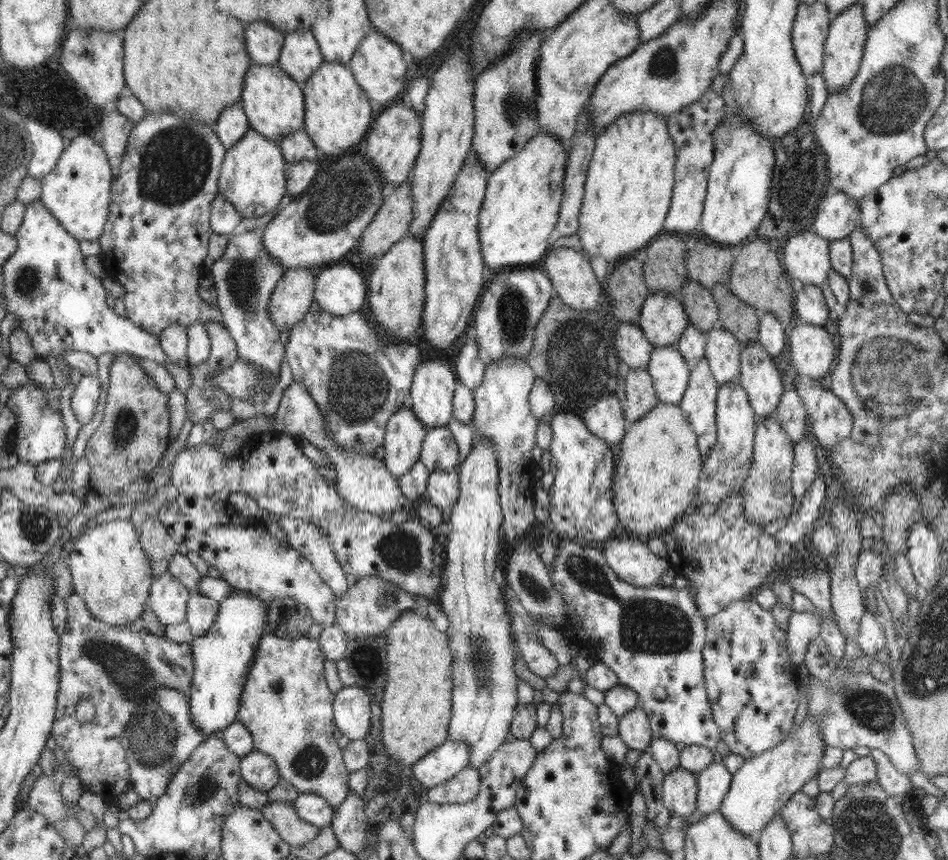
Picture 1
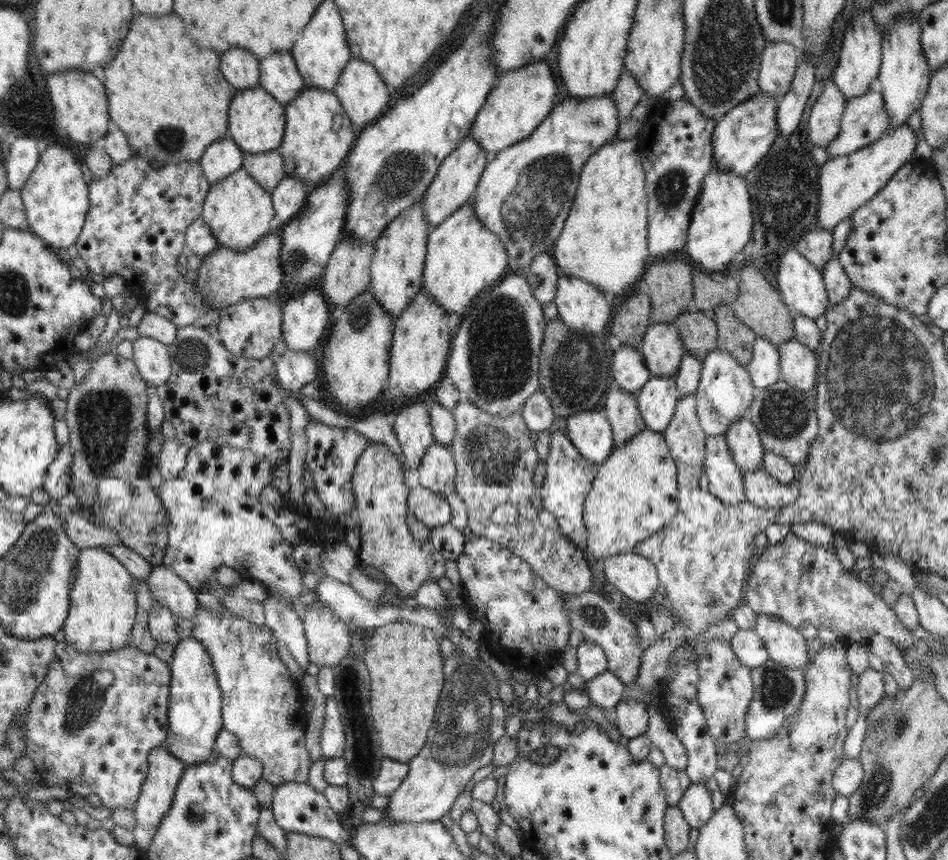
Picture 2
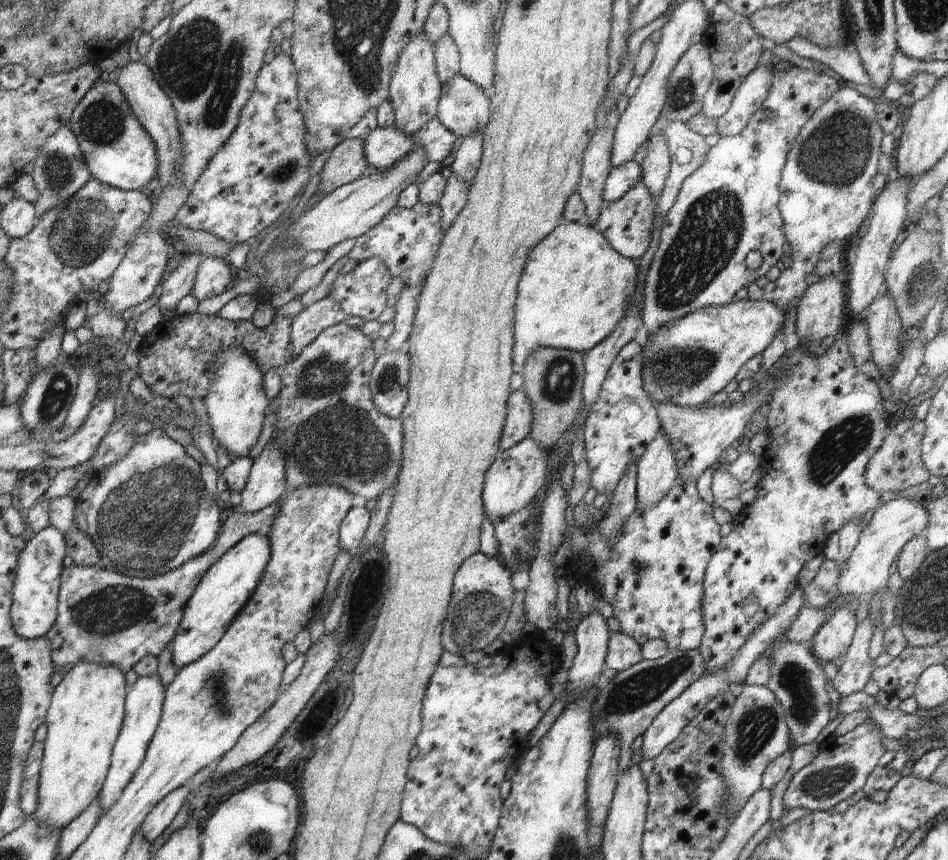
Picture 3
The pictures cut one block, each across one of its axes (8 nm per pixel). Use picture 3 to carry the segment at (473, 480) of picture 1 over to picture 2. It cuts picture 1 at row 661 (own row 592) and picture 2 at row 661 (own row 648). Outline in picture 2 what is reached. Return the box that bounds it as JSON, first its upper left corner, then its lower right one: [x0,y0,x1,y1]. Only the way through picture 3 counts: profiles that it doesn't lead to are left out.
[383,648,506,821]

